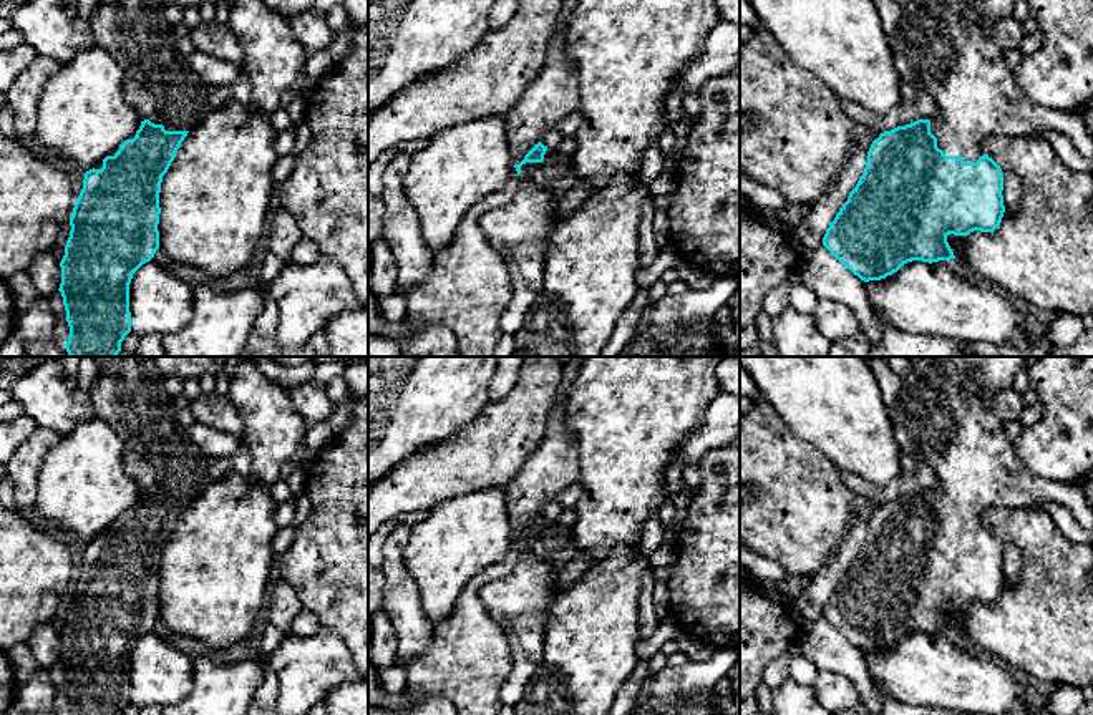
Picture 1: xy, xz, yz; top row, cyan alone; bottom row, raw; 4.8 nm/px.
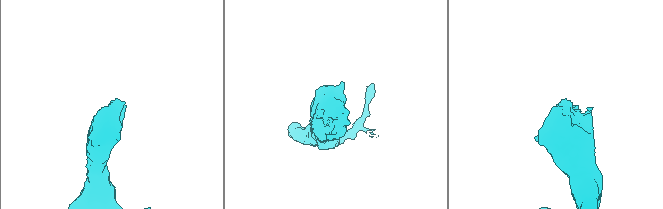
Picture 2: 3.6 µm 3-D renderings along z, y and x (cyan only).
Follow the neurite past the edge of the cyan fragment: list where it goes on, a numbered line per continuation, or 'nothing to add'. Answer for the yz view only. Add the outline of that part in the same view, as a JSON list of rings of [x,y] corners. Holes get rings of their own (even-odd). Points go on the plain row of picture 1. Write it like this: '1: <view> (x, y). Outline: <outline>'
1: yz (941, 417). Outline: [[[919,357],[911,362],[911,372],[899,377],[901,388],[891,415],[894,433],[904,455],[935,471],[940,488],[929,491],[930,504],[945,528],[962,528],[965,534],[977,534],[984,528],[982,514],[992,508],[1030,509],[1050,501],[1065,506],[1085,531],[1093,529],[1093,508],[1086,501],[1081,484],[1058,483],[1027,471],[1003,431],[1005,423],[987,403],[989,396],[1010,388],[1013,377],[1023,367],[1027,367],[1027,357]]]

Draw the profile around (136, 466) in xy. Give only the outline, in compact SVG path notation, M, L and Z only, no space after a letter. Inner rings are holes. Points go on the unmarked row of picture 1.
M126 451L123 456L123 466L128 476L134 479L141 493L148 491L156 479L153 466L138 453Z

